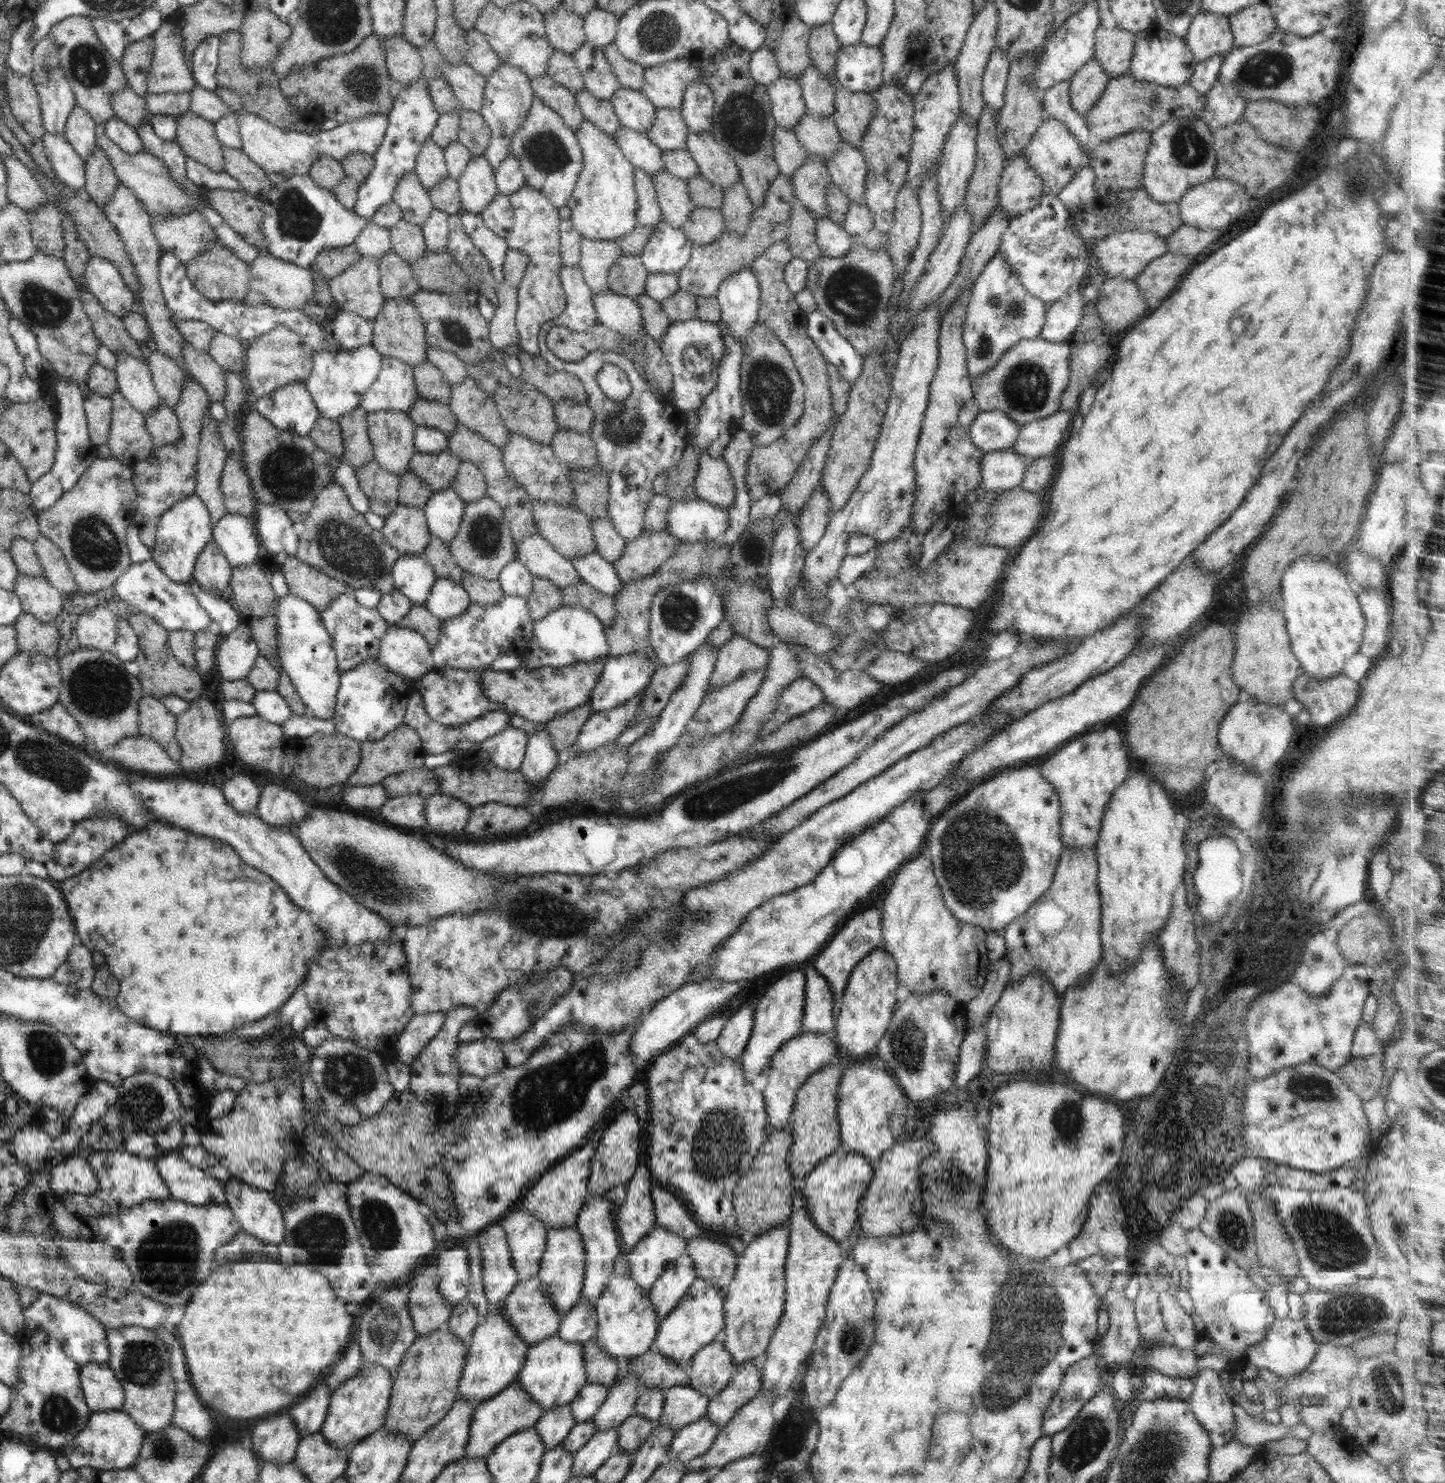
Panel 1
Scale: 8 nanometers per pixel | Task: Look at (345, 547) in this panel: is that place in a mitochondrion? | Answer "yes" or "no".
yes

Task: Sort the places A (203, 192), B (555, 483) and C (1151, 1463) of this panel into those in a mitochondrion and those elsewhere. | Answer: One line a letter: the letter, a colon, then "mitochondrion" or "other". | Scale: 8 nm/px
A: other
B: mitochondrion
C: mitochondrion

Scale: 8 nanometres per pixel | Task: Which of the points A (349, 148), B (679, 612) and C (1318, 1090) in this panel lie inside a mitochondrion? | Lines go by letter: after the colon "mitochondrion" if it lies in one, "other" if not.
A: other
B: mitochondrion
C: mitochondrion

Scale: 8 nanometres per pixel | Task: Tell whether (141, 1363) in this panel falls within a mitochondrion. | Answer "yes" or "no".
yes

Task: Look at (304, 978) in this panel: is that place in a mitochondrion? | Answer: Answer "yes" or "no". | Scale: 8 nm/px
no

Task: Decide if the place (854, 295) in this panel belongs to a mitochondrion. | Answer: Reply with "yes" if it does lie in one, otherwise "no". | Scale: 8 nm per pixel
yes

